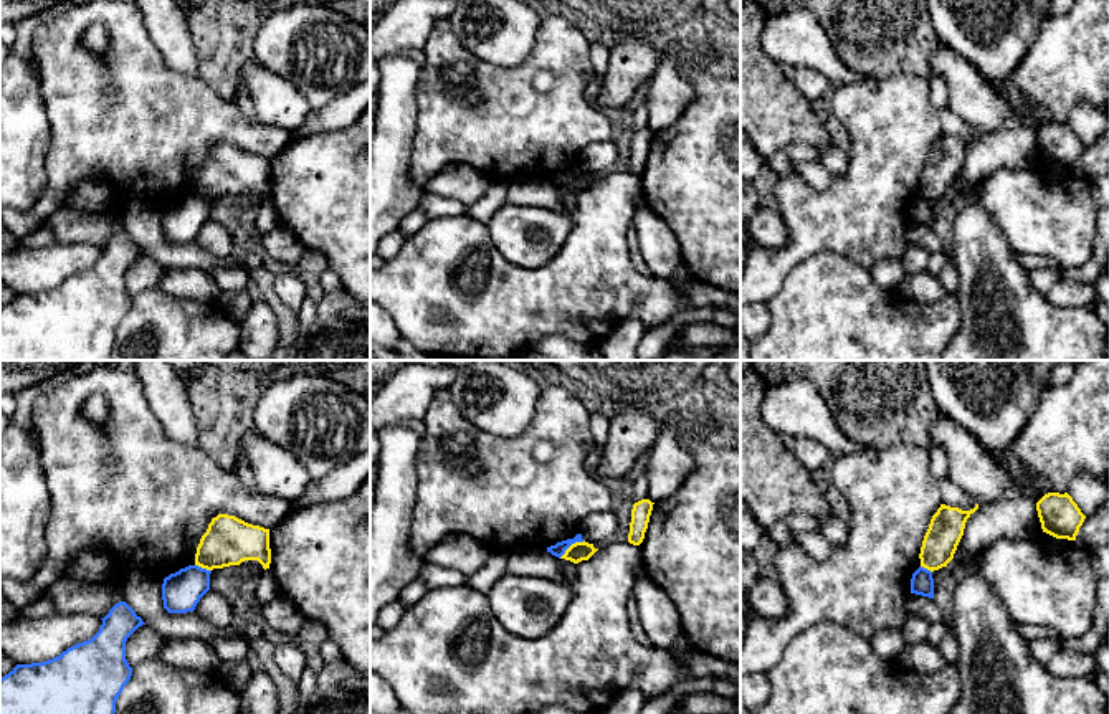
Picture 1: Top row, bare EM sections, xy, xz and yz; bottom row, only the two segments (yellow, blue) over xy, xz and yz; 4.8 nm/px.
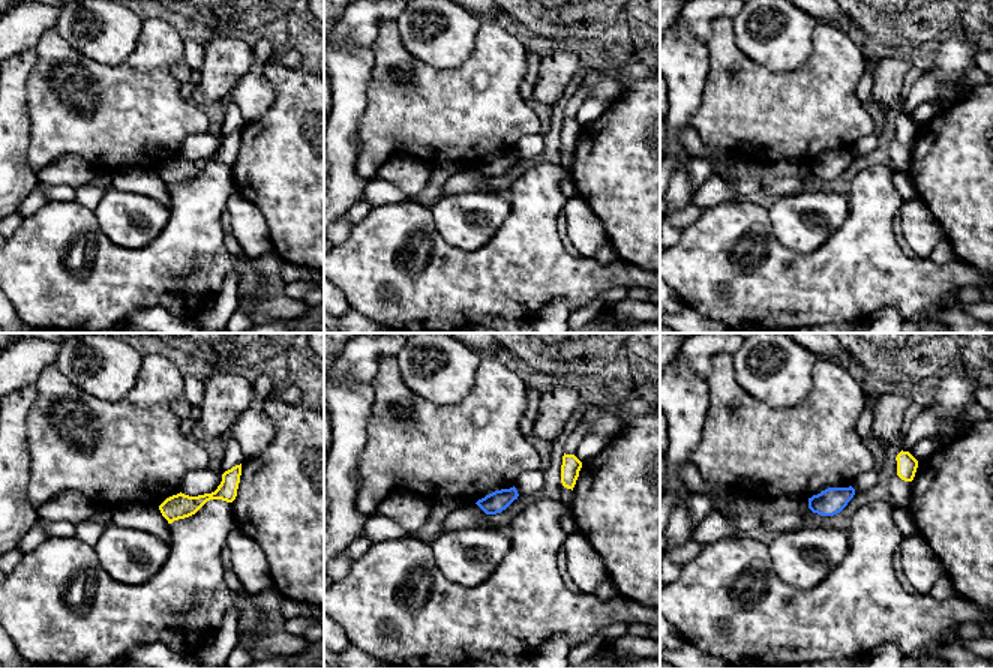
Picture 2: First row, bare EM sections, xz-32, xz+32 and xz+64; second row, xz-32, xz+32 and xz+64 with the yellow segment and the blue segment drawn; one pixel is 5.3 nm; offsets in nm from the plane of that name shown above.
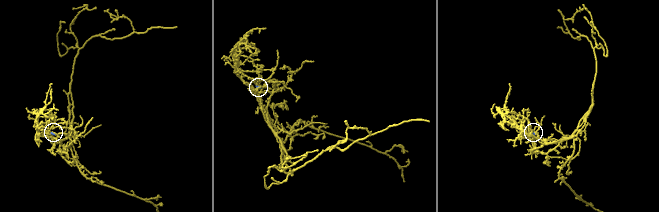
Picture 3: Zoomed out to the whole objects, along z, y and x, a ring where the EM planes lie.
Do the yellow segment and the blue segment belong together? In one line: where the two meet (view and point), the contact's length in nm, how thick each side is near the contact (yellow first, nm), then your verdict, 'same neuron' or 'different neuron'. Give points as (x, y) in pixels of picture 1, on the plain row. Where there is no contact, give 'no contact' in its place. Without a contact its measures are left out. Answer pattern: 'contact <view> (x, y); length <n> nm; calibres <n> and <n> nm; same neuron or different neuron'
contact xz (571, 176); length 150 nm; calibres 100 and 70 nm; different neuron

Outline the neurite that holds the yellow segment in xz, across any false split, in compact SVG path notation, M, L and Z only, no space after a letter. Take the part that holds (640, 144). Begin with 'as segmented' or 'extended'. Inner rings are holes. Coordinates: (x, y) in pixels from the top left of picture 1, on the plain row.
as segmented | M641 129L633 134L631 139L631 152L630 152L630 164L628 172L633 175L640 175L645 169L645 162L648 159L650 145L653 140L653 134L650 129Z

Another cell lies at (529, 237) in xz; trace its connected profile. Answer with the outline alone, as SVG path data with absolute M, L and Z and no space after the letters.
M502 203L486 225L502 258L534 269L549 263L562 250L574 220L570 210Z

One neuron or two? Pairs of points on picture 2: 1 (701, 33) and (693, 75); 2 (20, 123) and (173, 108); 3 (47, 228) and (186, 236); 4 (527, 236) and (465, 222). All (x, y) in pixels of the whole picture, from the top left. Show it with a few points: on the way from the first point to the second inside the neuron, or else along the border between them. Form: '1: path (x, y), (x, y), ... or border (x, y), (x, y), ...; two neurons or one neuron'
1: border (678, 18), (704, 42); two neurons
2: border (26, 87), (29, 119), (27, 156); two neurons
3: path (59, 270), (75, 285), (129, 281), (144, 272); one neuron
4: border (506, 195), (507, 219), (482, 246), (468, 251); two neurons

